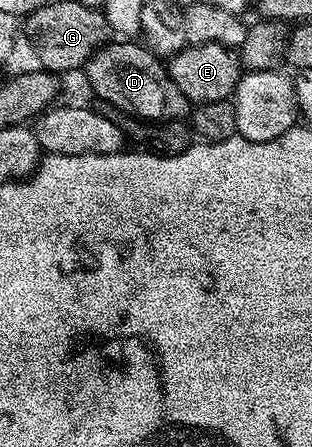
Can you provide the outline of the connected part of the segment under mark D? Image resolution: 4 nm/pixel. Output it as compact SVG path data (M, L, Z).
M110 40L97 50L86 62L86 82L94 89L94 98L112 104L131 118L145 120L150 124L165 124L187 117L186 97L170 79L170 71L163 59L134 40Z

